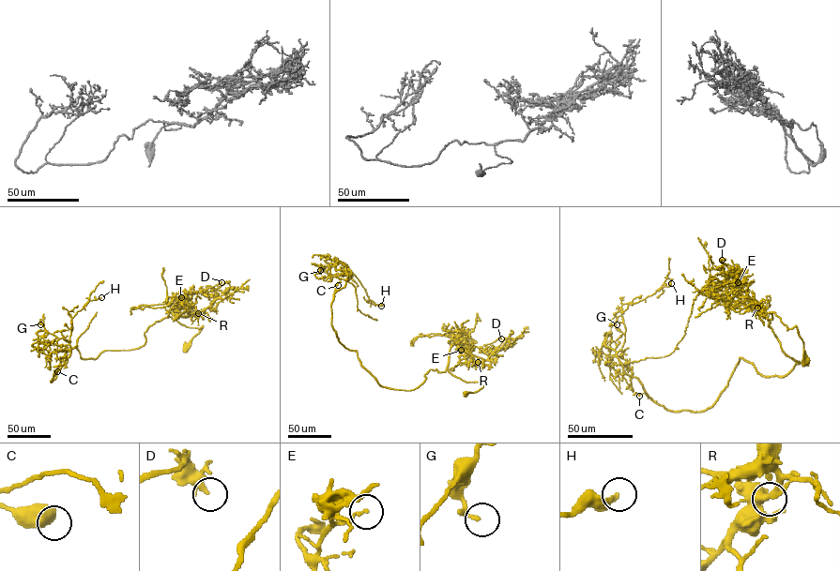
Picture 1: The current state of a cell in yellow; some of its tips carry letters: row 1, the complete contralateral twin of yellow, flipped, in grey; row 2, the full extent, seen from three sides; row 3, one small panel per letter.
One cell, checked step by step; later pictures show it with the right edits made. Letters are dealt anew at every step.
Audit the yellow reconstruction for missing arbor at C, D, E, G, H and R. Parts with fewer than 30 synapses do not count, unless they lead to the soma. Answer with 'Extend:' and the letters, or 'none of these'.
Extend: none of these

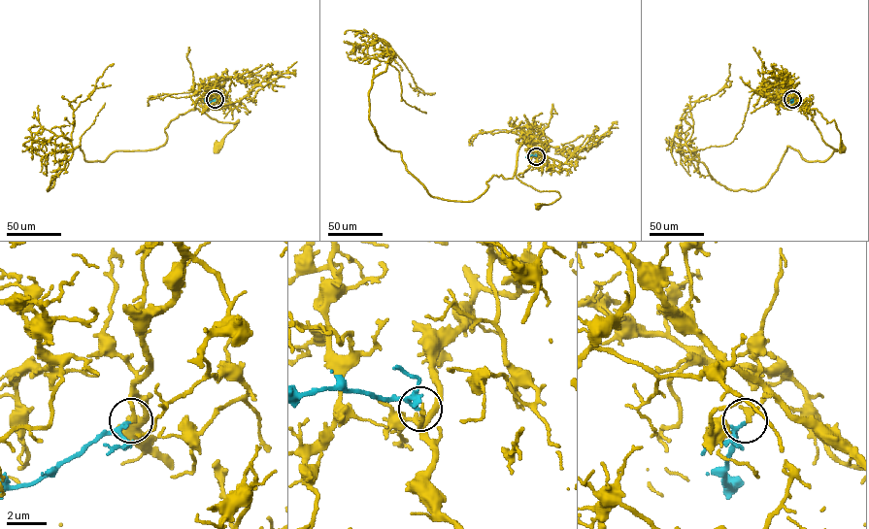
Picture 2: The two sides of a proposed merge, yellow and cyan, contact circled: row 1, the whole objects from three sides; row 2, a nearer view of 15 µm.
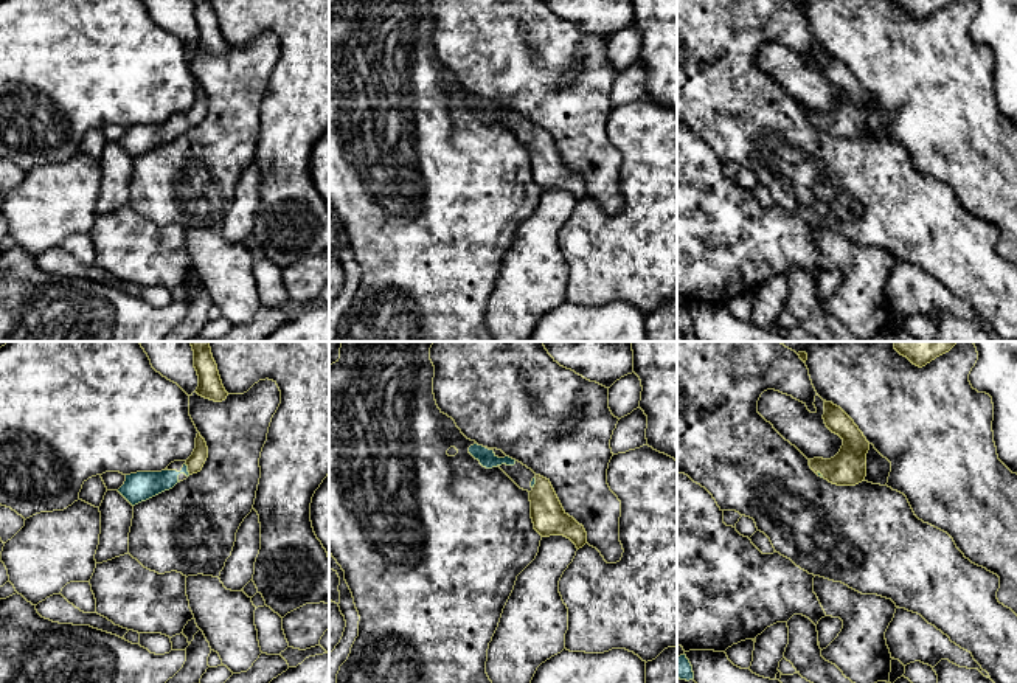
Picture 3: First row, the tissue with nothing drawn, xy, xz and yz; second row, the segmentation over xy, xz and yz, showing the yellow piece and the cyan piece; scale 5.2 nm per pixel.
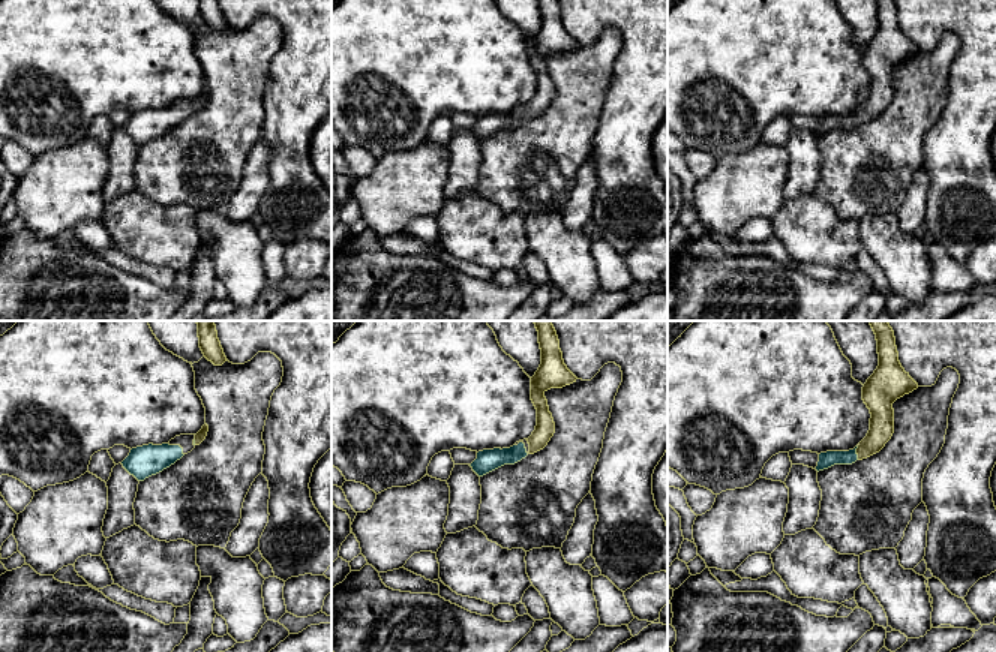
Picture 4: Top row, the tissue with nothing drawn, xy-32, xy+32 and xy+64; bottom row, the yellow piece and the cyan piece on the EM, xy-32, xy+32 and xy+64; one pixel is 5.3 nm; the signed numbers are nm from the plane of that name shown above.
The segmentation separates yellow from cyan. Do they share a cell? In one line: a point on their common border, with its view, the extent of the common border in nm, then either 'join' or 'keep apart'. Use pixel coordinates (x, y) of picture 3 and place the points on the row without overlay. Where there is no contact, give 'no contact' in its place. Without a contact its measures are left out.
xy (188, 121) | 60 nm | join

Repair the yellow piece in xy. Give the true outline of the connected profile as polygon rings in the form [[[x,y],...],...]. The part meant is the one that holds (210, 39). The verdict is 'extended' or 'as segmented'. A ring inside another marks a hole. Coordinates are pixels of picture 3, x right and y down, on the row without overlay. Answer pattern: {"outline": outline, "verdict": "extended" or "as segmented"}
{"outline": [[[193,0],[194,3],[194,20],[199,28],[199,39],[196,45],[205,51],[222,54],[227,51],[217,17],[213,11],[211,0]]], "verdict": "as segmented"}

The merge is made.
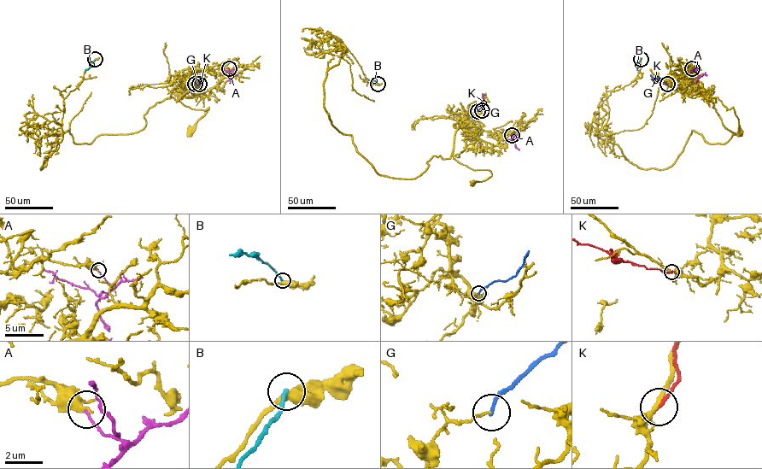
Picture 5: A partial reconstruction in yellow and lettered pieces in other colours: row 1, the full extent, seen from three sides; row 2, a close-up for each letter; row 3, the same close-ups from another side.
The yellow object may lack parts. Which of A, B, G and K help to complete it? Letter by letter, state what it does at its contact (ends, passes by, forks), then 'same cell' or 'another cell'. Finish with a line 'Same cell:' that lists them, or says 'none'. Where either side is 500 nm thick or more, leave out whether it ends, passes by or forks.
A: it ends | another cell
B: it ends | another cell
G: it ends | another cell
K: it ends | another cell
Same cell: none

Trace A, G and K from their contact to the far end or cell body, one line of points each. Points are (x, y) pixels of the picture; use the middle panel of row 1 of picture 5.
A: (512, 135), (512, 140), (519, 149)
G: (477, 111), (483, 106), (483, 93)
K: (482, 110), (484, 95)

